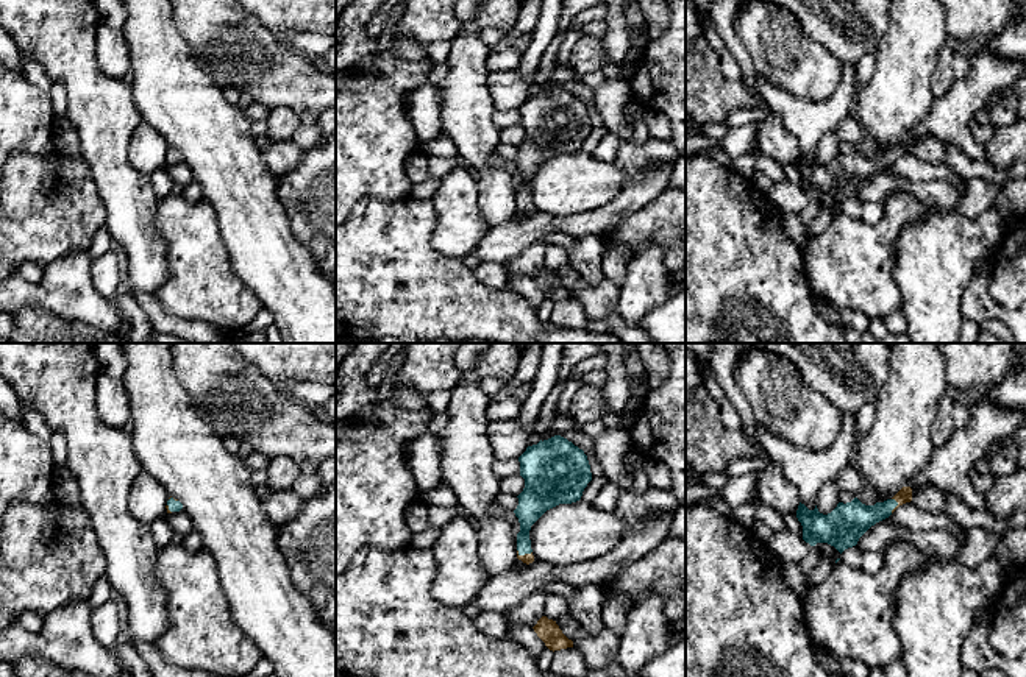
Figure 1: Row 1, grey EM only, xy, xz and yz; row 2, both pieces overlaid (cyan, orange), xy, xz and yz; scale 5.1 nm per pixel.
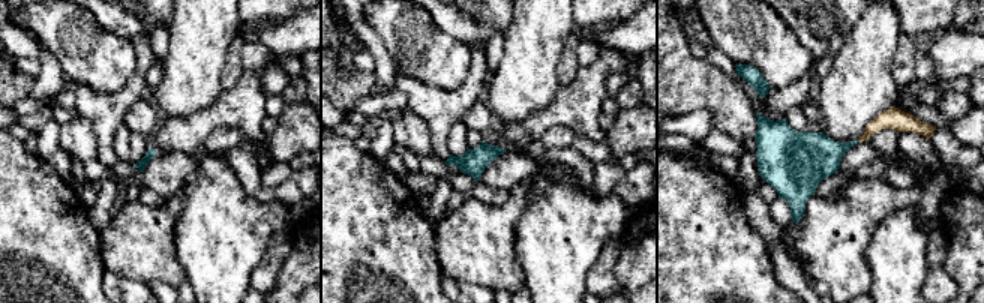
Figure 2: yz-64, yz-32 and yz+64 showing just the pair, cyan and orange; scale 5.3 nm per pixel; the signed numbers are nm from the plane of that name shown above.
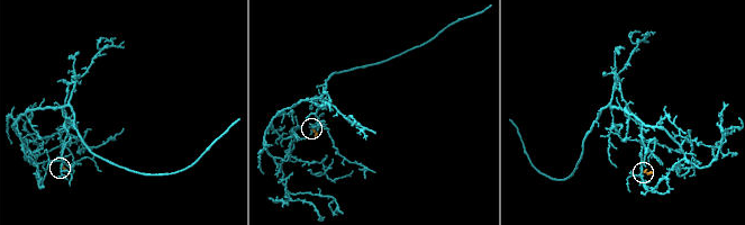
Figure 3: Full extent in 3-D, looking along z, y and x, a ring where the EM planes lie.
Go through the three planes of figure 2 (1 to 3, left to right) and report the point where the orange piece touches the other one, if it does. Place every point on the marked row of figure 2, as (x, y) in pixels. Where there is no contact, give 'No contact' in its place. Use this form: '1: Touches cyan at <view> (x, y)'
1: No contact
2: No contact
3: No contact

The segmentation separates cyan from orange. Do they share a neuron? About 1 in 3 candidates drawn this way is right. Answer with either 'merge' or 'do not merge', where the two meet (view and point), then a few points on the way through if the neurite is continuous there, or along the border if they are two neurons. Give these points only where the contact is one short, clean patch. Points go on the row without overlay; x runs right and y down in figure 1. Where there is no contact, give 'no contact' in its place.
merge; meets cyan in yz at (897, 155); runs through yz (851, 170), (897, 155), (904, 145)

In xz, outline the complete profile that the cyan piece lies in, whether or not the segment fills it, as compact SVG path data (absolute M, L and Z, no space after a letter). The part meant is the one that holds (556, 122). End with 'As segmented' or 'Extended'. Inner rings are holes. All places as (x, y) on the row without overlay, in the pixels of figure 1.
M561 86L528 97L518 112L525 139L514 161L520 173L517 209L529 215L534 212L531 176L547 161L579 151L592 123L584 101Z. Extended

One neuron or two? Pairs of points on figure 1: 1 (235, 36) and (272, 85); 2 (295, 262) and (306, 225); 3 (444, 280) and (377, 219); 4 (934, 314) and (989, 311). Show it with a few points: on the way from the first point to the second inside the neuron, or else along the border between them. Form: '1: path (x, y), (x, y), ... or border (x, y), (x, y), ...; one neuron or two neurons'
1: path (242, 49), (266, 72); one neuron
2: border (284, 211), (292, 234), (311, 253), (319, 270); two neurons
3: path (427, 269), (394, 236); one neuron
4: border (973, 278), (965, 287), (962, 317); two neurons

